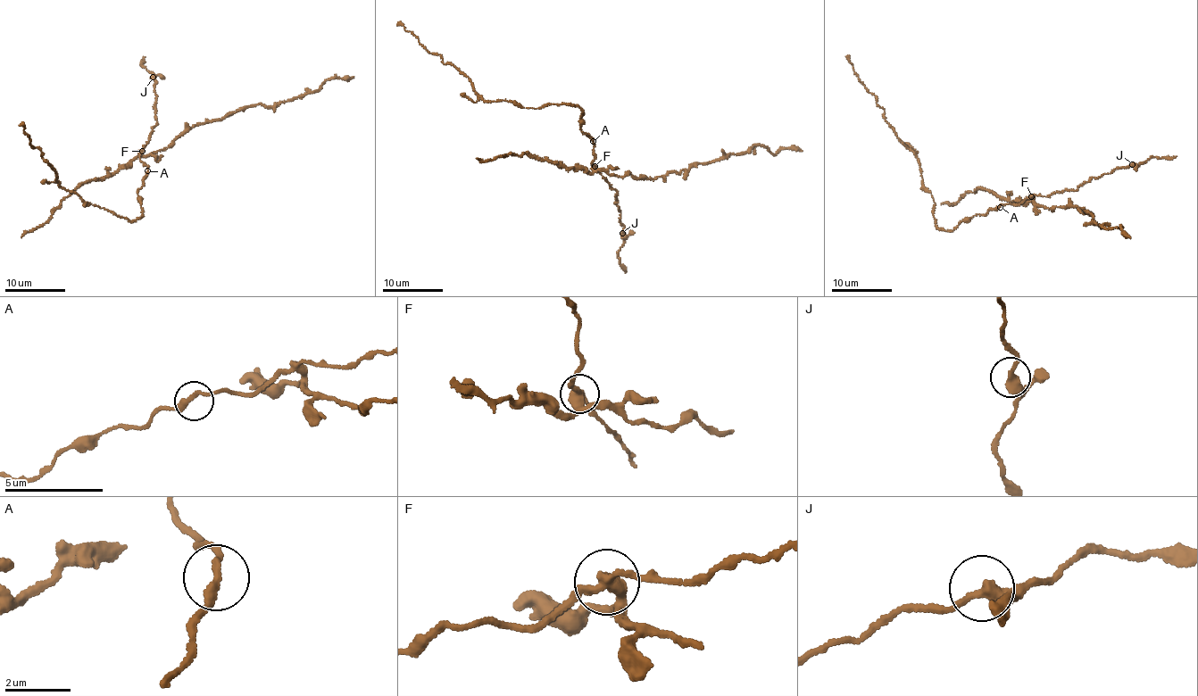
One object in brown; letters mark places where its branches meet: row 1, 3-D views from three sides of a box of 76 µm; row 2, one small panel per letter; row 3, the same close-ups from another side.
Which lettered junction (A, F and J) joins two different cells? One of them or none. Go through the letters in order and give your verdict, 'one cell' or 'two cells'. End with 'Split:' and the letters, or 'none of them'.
A: one cell
F: two cells
J: one cell
Split: F

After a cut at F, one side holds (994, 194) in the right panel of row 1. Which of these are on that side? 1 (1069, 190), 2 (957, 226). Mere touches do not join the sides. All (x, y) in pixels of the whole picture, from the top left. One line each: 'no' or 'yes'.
1: no
2: no

